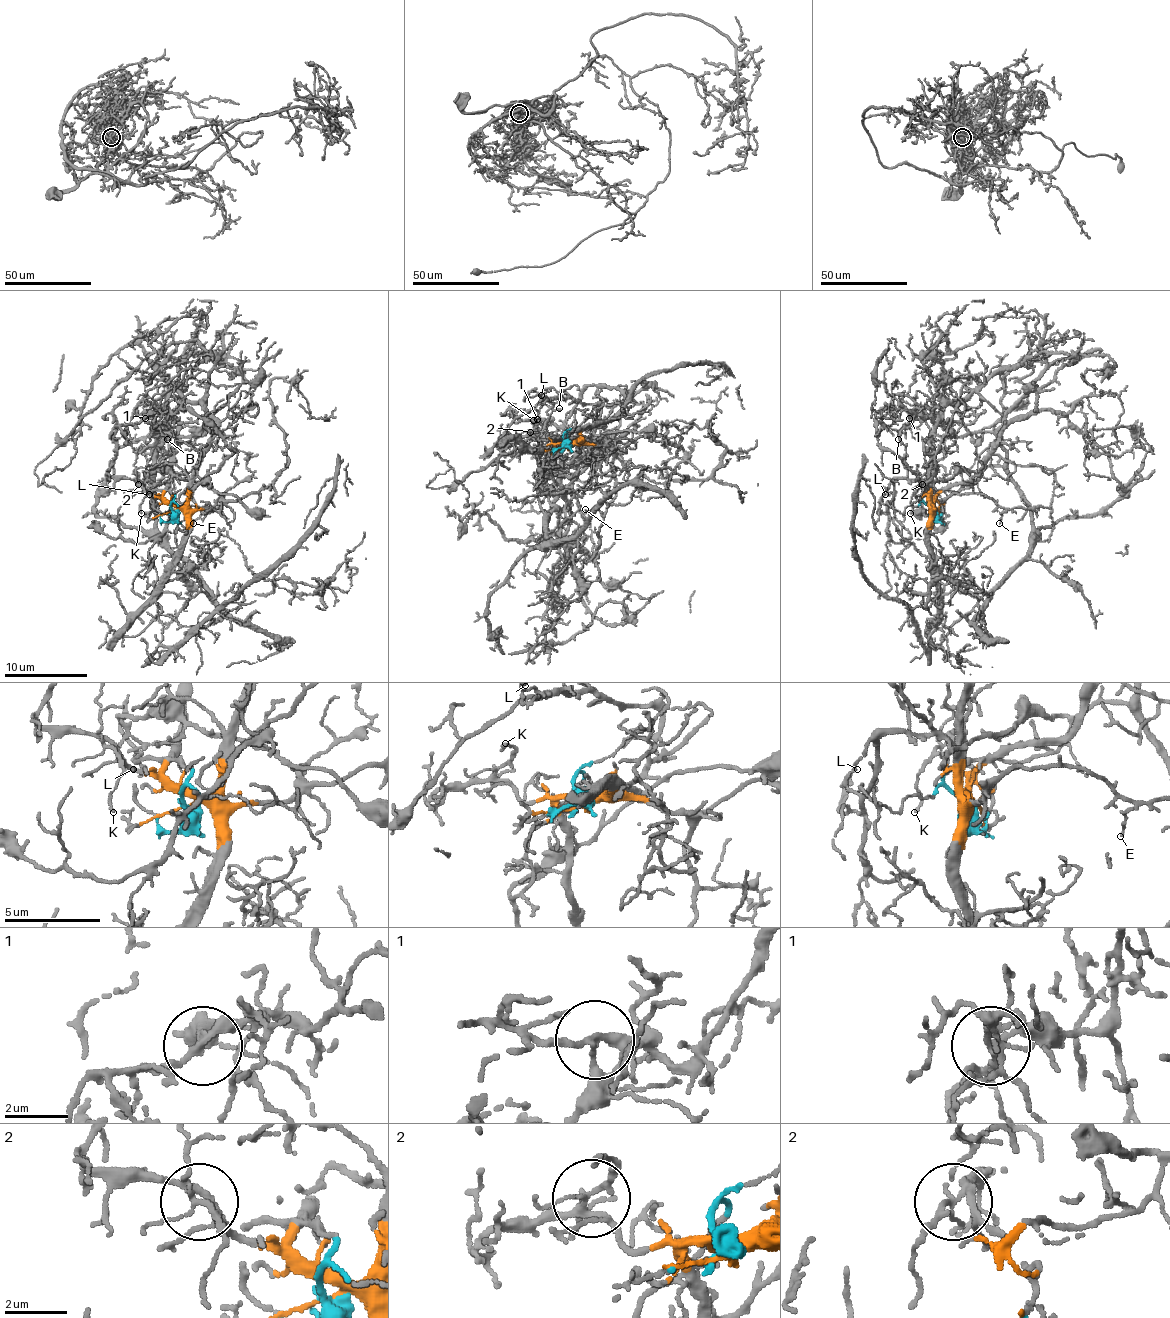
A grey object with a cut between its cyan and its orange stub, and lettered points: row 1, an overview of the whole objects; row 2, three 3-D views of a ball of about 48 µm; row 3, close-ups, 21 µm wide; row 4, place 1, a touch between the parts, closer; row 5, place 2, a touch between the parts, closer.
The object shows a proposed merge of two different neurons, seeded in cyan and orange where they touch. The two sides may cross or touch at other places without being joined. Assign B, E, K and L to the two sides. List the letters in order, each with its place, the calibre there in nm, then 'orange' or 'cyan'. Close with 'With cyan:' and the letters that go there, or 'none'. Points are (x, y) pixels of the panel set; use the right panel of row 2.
B: (898, 439) | 150 nm | orange
E: (999, 523) | 110 nm | orange
K: (910, 513) | 140 nm | orange
L: (885, 494) | 150 nm | orange
With cyan: none

